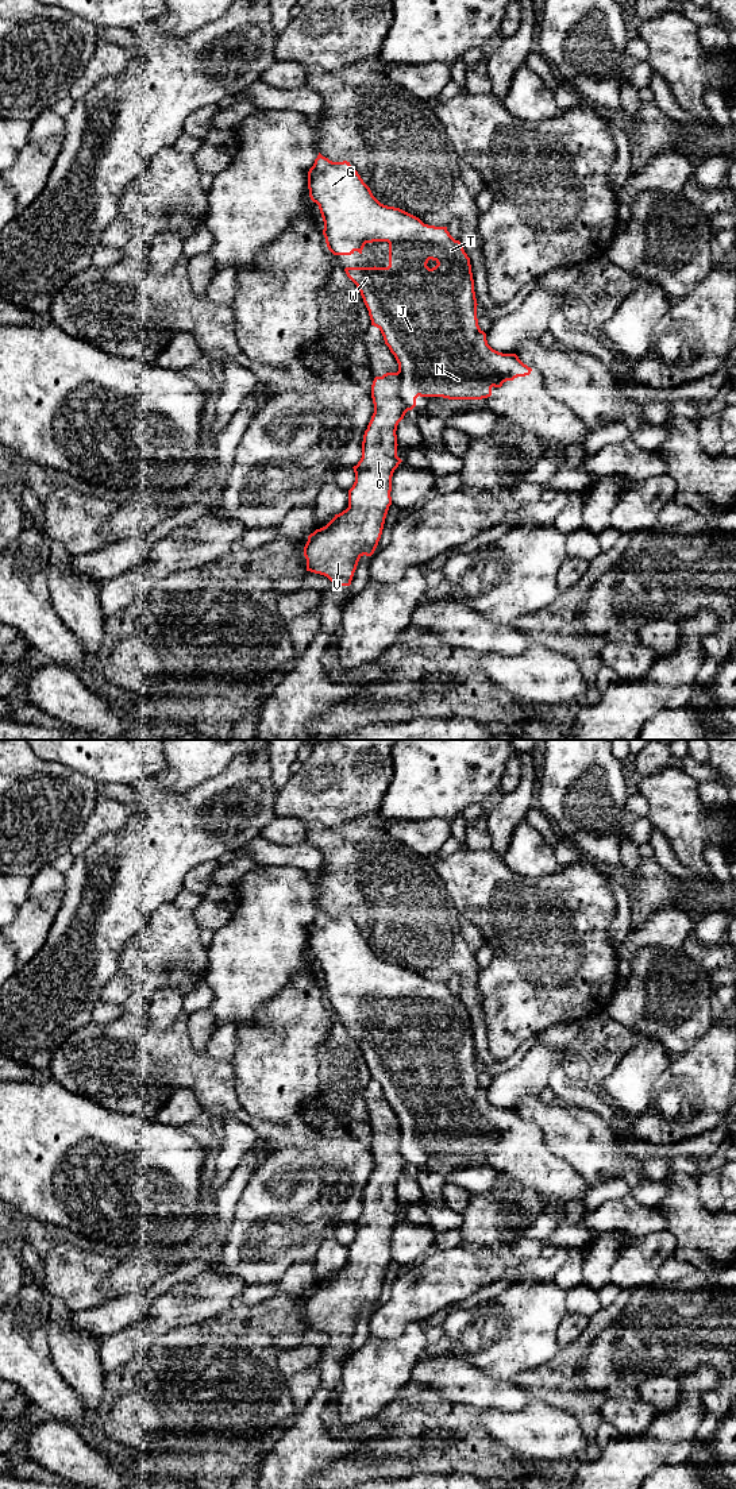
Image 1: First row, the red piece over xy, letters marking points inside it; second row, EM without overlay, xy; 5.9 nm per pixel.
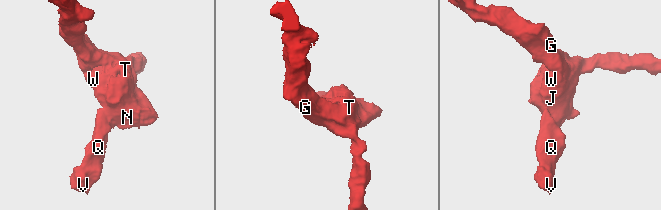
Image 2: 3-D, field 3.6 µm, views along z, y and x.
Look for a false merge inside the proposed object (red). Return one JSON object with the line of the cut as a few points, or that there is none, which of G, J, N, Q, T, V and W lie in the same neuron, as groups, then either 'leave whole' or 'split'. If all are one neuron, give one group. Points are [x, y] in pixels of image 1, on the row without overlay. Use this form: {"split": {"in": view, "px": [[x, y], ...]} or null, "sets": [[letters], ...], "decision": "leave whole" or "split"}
{"split": {"in": "xy", "px": [[397, 1127], [400, 1153], [409, 1165]]}, "sets": [["G", "J", "N", "T", "W"], ["Q", "V"]], "decision": "split"}

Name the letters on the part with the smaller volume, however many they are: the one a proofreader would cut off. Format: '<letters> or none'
Q, V

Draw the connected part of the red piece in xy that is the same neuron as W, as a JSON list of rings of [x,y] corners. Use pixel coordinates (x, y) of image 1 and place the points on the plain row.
[[[320,909],[308,927],[308,945],[311,956],[319,961],[324,977],[323,991],[334,1011],[351,1011],[355,1007],[362,1010],[366,999],[389,999],[388,1023],[346,1023],[344,1027],[361,1048],[371,1081],[381,1087],[385,1100],[398,1119],[400,1153],[409,1166],[416,1162],[419,1152],[482,1156],[492,1152],[493,1142],[501,1143],[506,1137],[531,1130],[532,1125],[516,1110],[502,1110],[488,1100],[486,1089],[478,1081],[470,1014],[447,983],[424,980],[400,964],[381,960],[350,918],[332,918]]]

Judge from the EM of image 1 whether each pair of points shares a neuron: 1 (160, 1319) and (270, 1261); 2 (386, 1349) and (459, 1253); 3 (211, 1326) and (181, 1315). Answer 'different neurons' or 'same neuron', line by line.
1: different neurons
2: different neurons
3: different neurons

